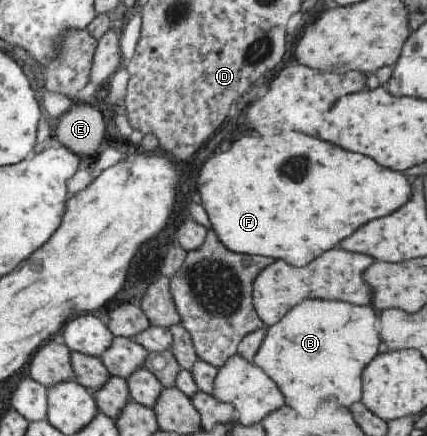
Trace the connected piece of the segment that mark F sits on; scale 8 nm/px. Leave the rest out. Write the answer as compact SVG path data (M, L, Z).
M296 131L274 132L268 138L240 136L224 154L206 160L194 182L210 230L229 251L280 258L292 266L308 264L320 252L350 236L360 224L396 210L407 201L411 186L402 174L376 166L362 154L346 152Z

